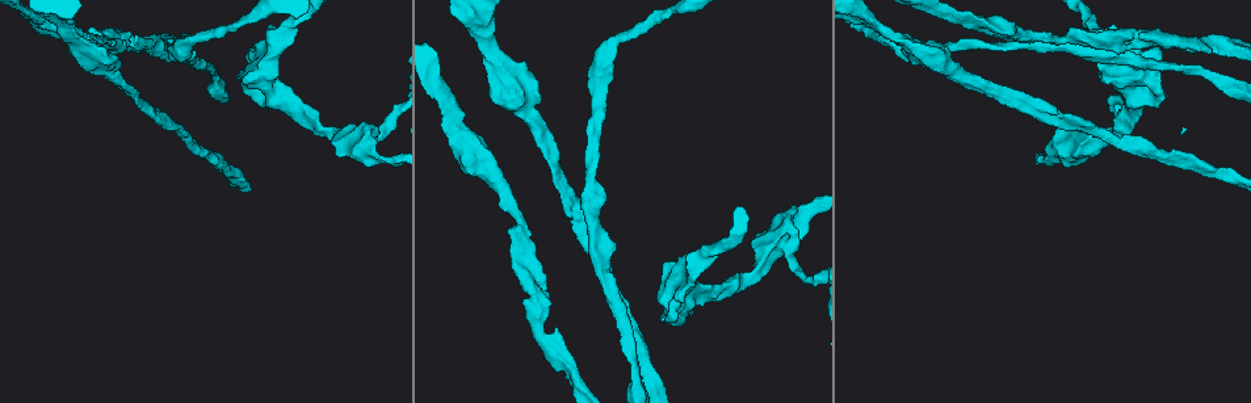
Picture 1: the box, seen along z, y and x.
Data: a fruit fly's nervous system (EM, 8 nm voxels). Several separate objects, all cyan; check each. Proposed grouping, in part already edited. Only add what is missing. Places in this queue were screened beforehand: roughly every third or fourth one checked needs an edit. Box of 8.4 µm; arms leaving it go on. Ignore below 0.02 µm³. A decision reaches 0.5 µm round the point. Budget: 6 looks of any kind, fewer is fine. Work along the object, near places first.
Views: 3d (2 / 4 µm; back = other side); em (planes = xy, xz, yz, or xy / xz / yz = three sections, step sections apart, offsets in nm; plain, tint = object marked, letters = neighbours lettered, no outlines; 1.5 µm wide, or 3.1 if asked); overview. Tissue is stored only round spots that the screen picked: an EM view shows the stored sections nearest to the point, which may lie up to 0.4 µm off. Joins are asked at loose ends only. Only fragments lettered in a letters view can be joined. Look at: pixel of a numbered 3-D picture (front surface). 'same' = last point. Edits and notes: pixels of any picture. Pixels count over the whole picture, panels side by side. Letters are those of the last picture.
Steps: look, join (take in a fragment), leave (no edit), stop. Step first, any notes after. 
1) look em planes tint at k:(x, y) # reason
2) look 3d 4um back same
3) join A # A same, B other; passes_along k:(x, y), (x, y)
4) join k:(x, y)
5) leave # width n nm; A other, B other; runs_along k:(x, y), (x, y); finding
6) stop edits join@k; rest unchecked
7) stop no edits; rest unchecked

look 3d 2um at 1:(1121, 50) # an open end

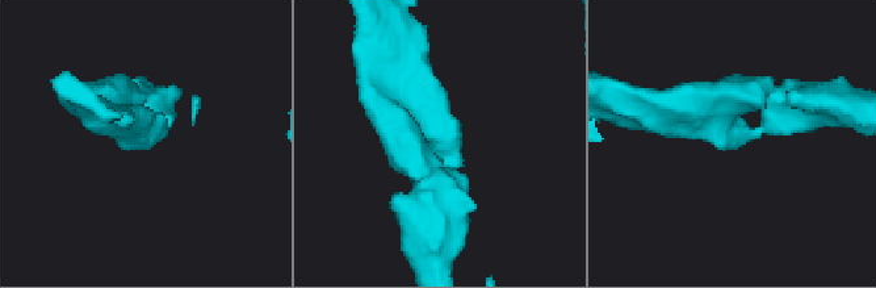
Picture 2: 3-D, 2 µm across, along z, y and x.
look em planes letters at 2:(165, 132)

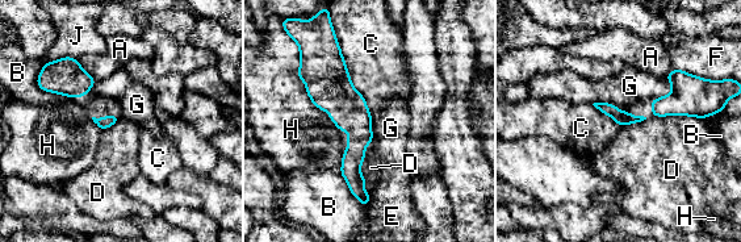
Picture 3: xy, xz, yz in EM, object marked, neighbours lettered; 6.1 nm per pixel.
leave # longest_contact C 550 nm; A other, B other, C other, D other, E other, F other, G other, H other, J other; no lettered fragment goes on from it

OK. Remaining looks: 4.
look 3d 4um at 1:(684, 319)

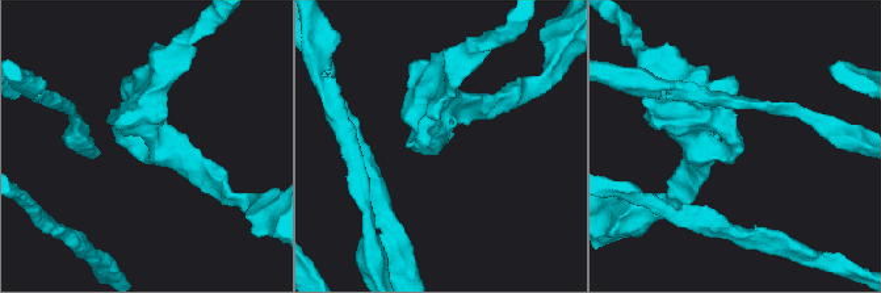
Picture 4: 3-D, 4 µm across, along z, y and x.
look em planes letters at 4:(143, 161) # now the EM

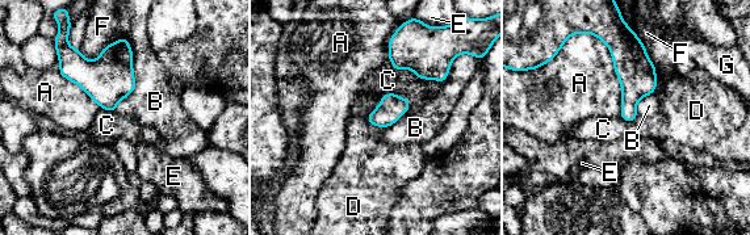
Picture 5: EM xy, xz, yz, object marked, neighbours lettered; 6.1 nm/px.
leave # A other, B other, C other, D other, E other, F other, G other; border 5:(397, 29), (389, 61), (419, 78); none of them fits

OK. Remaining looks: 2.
stop no edits; rest unchecked

